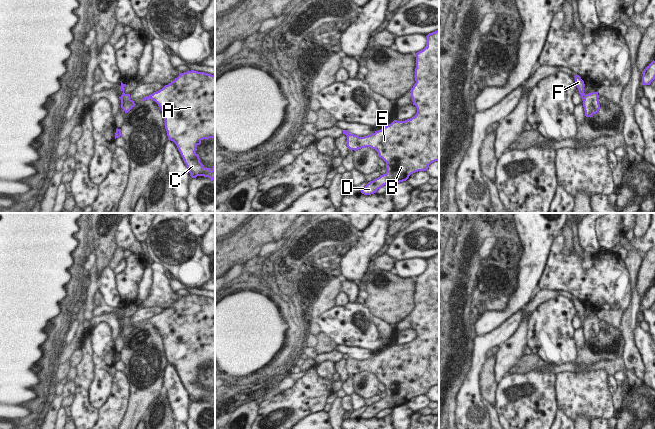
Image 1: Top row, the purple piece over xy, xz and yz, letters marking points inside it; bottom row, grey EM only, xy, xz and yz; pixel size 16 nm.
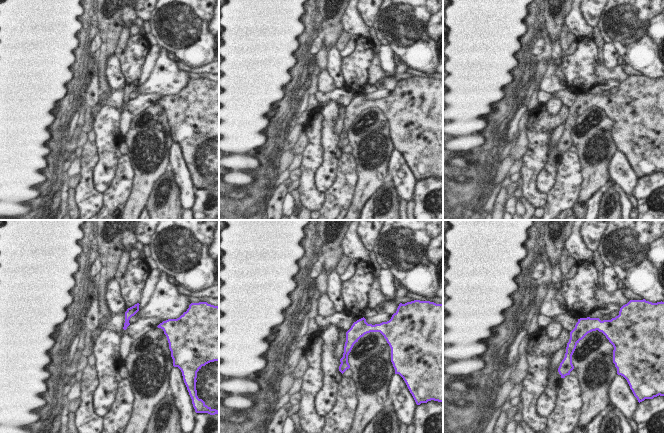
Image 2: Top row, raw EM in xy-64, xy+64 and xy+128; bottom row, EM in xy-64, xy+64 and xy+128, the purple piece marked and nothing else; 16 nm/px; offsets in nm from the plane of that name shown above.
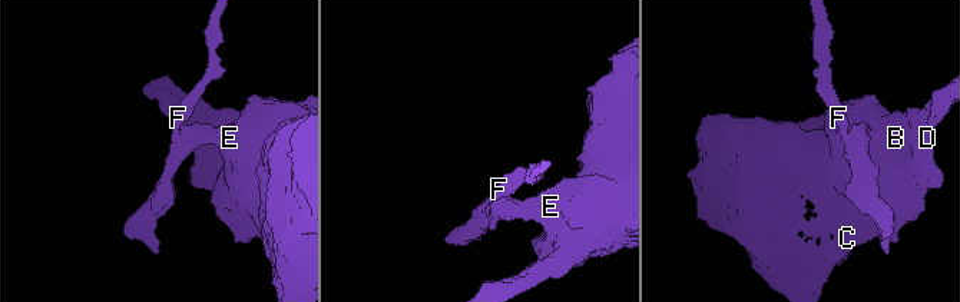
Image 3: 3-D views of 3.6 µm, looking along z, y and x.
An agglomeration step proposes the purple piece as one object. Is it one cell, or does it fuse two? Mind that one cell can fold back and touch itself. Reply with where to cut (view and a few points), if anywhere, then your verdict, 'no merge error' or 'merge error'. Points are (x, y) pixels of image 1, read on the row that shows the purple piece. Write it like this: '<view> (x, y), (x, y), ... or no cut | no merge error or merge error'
yz (585, 95), (583, 98) | merge error

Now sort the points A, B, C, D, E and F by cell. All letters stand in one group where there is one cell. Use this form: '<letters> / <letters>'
A B C D E / F

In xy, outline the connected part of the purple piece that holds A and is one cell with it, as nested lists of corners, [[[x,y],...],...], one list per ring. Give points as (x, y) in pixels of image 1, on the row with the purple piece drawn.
[[[187,71],[179,74],[174,81],[162,89],[143,98],[143,101],[152,99],[160,107],[165,119],[165,129],[168,139],[173,141],[186,164],[190,176],[208,177],[215,179],[215,166],[204,168],[200,162],[196,147],[203,139],[213,138],[215,141],[215,75],[198,71]]]

